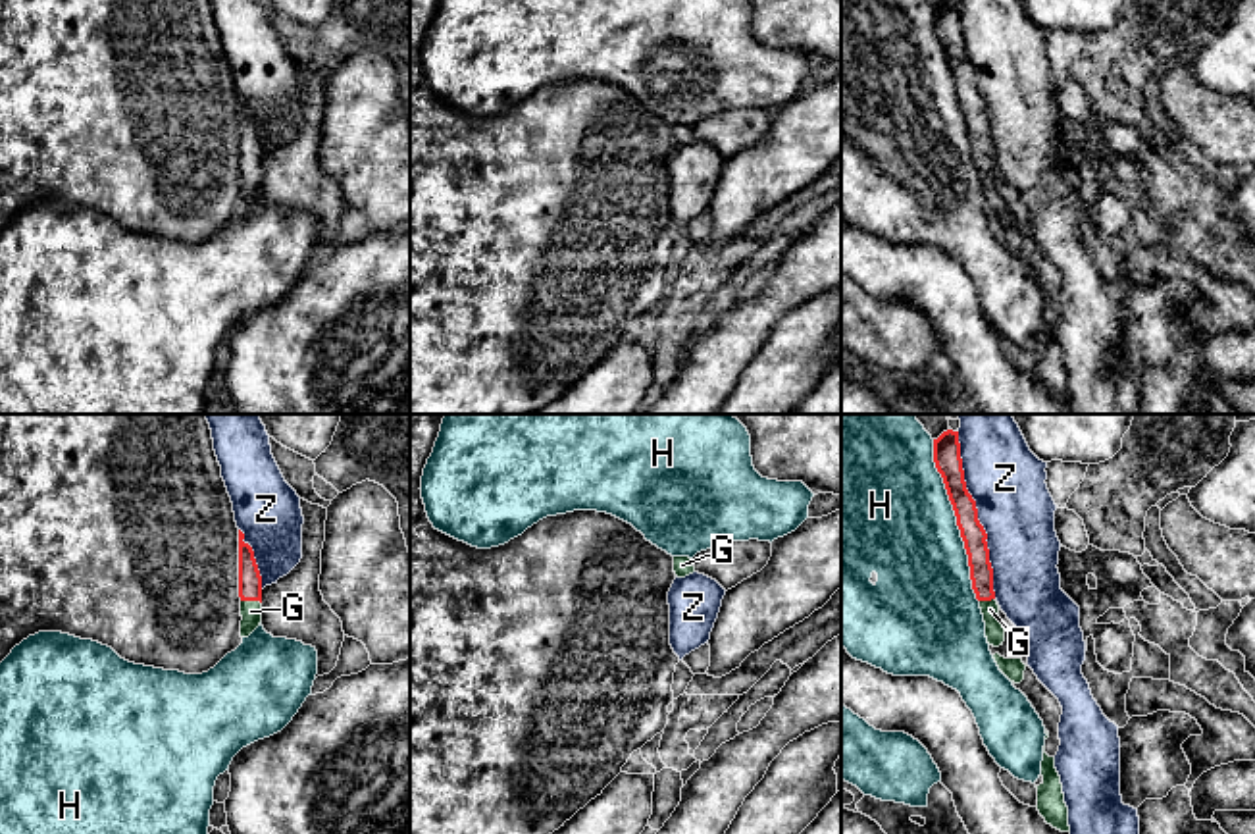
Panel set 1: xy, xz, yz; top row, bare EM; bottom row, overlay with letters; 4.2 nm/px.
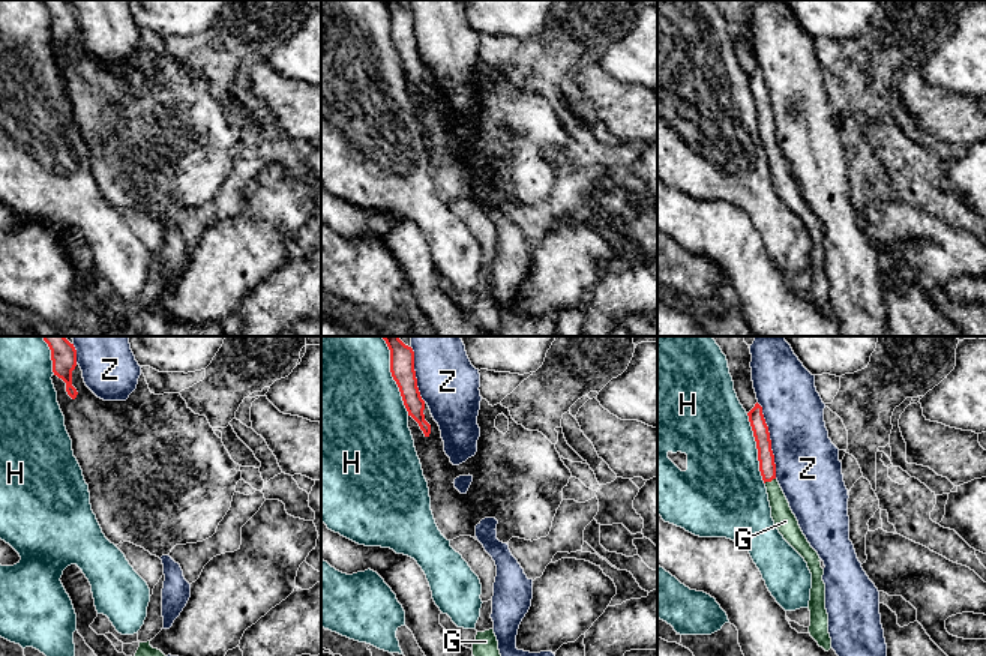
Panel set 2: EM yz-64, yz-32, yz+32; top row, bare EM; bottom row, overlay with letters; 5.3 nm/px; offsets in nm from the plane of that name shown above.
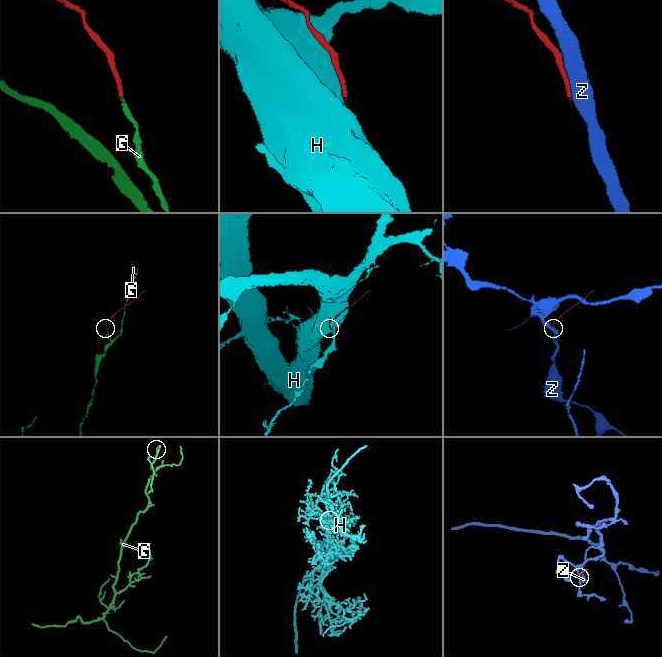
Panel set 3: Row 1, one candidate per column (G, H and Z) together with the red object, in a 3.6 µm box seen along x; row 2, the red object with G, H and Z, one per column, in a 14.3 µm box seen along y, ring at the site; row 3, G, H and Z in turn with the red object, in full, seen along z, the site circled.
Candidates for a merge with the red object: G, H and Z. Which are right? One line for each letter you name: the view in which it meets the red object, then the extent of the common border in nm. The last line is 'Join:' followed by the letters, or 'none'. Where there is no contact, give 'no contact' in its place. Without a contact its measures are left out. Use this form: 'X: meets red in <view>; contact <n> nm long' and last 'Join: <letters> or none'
G: meets red in xy; contact 90 nm long
Join: G

